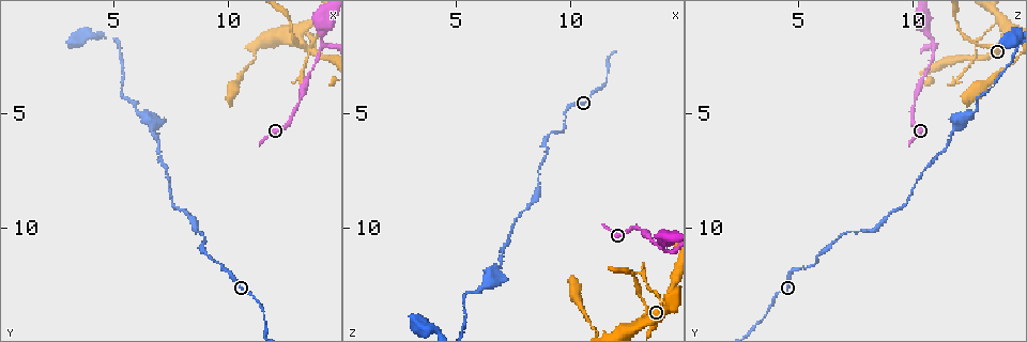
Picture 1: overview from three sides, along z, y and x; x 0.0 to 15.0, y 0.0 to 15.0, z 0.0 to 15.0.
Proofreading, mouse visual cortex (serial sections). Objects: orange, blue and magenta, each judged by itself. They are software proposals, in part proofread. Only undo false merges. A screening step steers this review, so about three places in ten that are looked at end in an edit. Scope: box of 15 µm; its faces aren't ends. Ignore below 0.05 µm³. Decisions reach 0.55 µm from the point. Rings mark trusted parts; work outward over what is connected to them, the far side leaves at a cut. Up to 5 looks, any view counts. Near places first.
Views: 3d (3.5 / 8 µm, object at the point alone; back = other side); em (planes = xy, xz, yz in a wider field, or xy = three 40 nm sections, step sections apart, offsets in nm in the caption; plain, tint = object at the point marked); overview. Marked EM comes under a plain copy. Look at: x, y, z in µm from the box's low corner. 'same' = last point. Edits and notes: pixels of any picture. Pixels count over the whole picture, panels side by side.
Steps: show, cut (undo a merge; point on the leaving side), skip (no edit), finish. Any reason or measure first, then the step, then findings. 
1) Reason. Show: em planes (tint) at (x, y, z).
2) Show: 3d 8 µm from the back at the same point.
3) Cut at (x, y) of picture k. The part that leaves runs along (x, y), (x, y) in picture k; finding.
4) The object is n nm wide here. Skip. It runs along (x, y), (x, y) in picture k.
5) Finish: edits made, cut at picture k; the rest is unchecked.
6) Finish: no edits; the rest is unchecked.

Three arms meet. Show: 3d 3.5 µm from the back at (14.0, 2.0, 10.9).

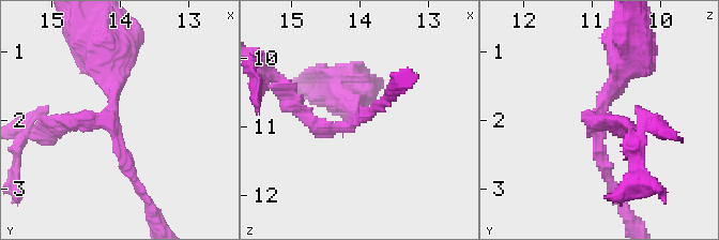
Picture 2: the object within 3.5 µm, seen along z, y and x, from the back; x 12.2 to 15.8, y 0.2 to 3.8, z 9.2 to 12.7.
3 arms meet here; the arms are 200, 200, 300 nm wide. Show: em xy step 3 (tint) at (14.05, 2.05, 10.90).

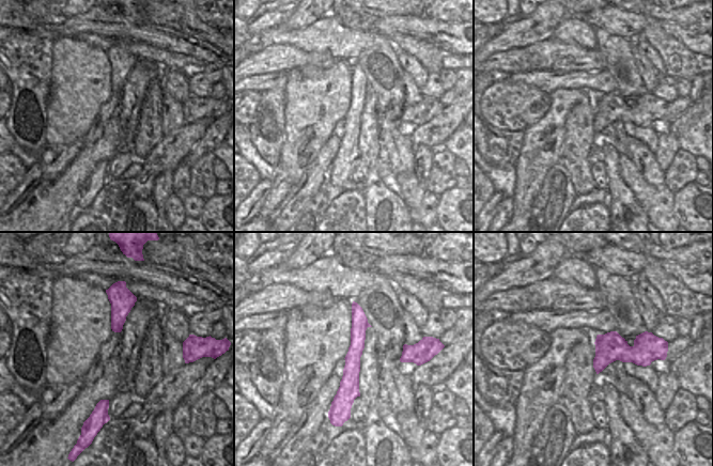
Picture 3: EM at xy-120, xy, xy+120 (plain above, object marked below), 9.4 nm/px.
The object is 160 nm wide here. Skip. It runs along (139, 189), (117, 146), (104, 60) in picture 2; all the same cell.

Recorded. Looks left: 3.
Show: 3d 8 µm at (6.7, 5.4, 12.1).

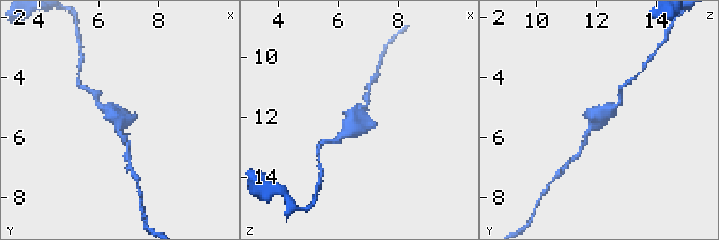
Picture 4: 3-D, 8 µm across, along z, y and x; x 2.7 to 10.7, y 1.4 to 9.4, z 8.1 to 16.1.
Show: 3d 3.5 µm at (6.7, 5.3, 12.1).

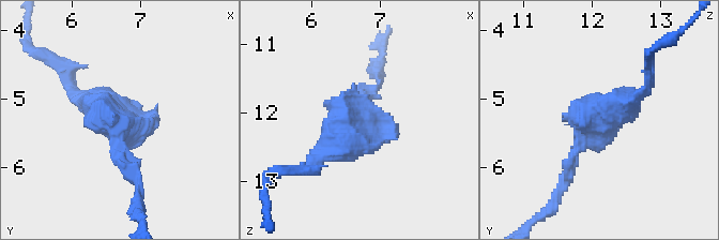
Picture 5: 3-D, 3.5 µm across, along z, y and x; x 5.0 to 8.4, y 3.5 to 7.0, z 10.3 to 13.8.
Skip. It runs along (563, 182), (607, 110), (640, 93) in picture 5; one cell here.

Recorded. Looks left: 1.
Finish: no edits; the rest is unchecked.

